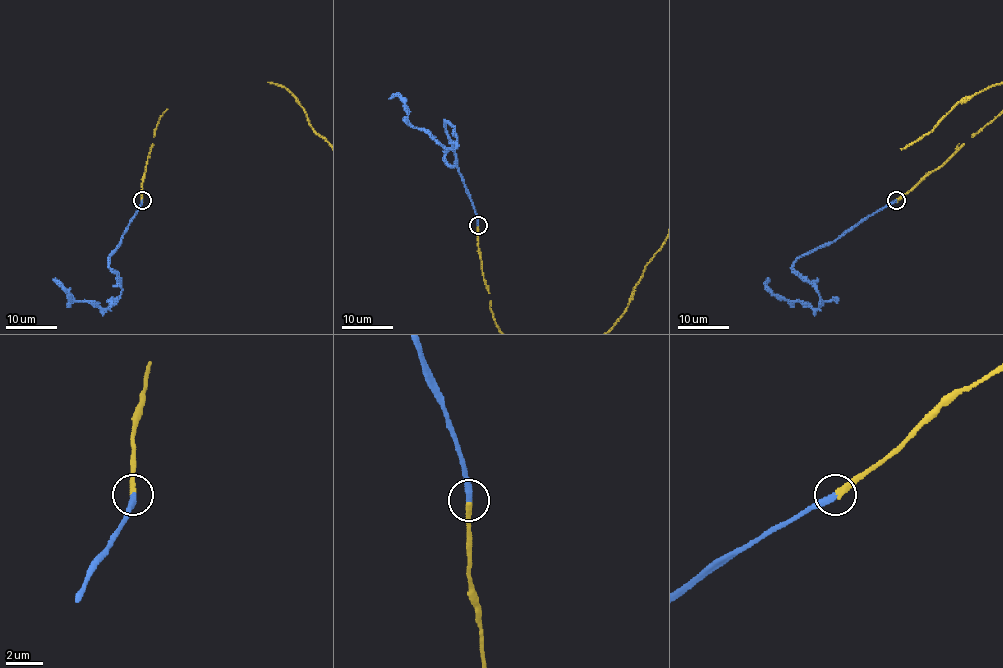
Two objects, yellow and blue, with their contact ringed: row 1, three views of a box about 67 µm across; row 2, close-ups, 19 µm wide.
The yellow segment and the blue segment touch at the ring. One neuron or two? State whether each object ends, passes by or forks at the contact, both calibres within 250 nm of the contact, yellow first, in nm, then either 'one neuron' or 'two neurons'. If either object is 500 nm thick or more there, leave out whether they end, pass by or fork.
yellow ends; blue ends; calibres 340 and 340 nm; one neuron

